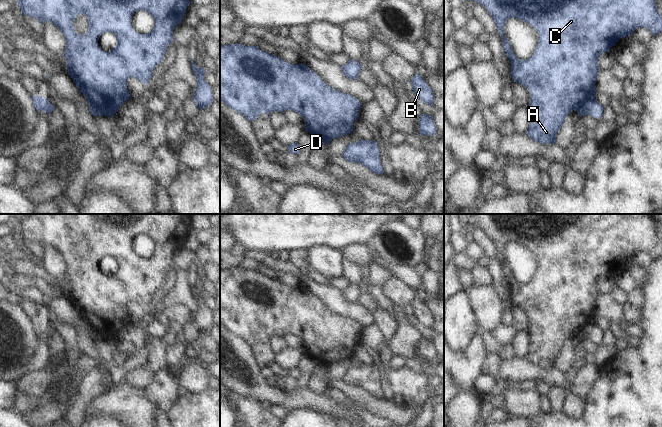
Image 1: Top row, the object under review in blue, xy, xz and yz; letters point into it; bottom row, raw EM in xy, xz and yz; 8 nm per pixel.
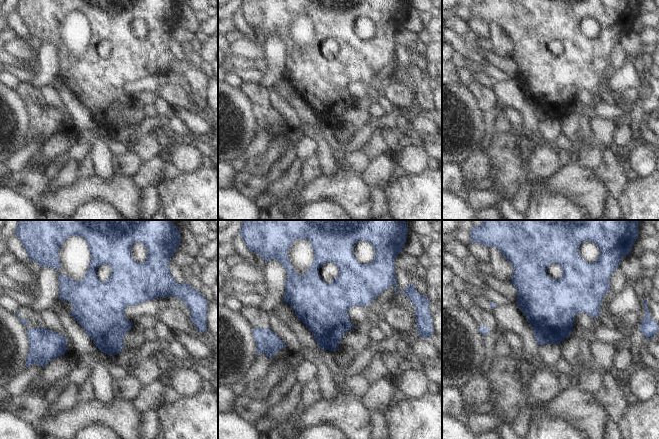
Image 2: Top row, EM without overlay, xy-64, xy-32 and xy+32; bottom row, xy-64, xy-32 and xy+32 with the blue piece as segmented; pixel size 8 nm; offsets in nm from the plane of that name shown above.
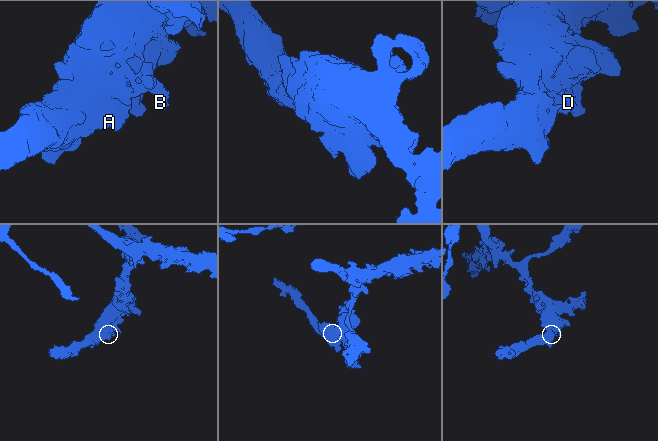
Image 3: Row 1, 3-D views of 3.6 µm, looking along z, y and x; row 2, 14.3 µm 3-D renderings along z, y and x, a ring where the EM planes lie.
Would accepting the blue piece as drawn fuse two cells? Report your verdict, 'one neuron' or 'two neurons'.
two neurons

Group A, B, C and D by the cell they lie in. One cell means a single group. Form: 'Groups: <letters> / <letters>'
Groups: A B C / D.

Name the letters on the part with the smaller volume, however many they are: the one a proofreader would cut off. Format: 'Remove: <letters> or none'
Remove: D

